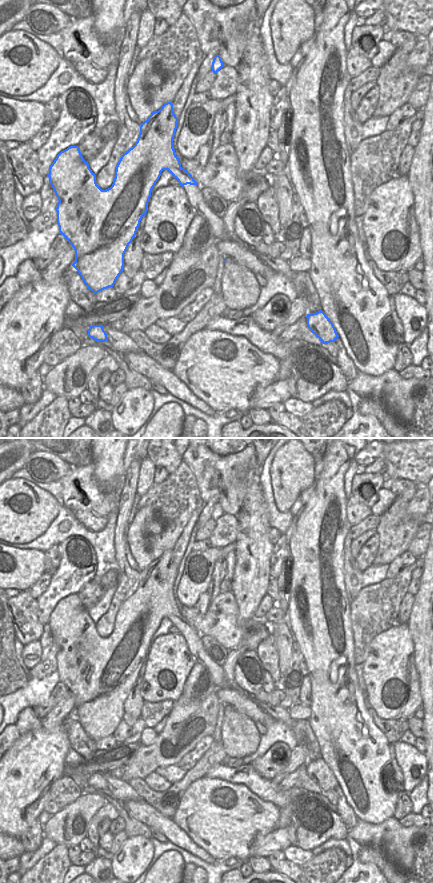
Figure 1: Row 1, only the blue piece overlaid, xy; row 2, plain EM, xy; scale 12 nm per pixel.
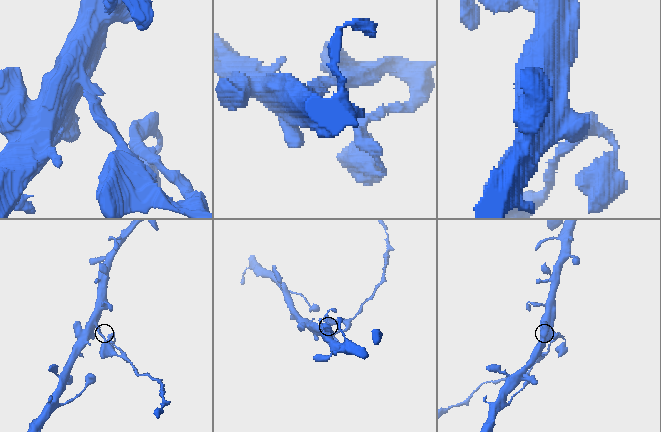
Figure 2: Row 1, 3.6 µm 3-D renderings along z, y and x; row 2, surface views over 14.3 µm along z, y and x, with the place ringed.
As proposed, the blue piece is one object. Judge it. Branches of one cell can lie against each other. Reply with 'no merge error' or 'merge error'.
merge error

